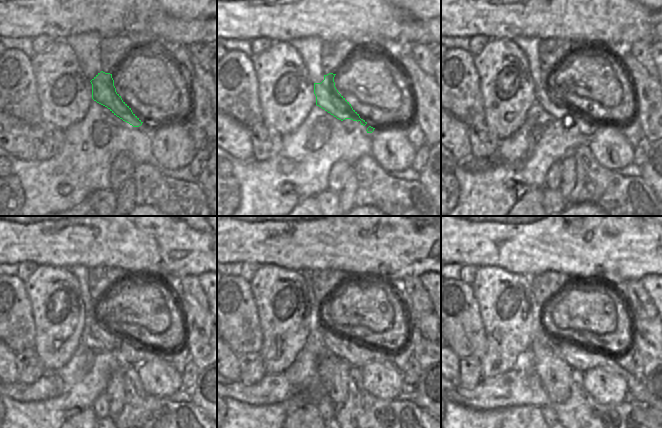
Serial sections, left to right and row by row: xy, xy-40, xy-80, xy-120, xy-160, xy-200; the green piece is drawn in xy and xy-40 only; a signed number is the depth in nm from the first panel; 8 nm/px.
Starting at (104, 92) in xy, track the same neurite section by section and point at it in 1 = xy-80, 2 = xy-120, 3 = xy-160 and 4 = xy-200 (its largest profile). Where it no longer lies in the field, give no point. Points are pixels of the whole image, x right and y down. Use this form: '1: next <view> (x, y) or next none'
1: next xy-80 (546, 96)
2: next xy-120 (128, 350)
3: next xy-160 (357, 354)
4: next xy-200 (579, 356)

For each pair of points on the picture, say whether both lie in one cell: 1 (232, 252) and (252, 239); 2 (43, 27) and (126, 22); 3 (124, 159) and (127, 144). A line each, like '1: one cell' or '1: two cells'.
1: one cell
2: one cell
3: two cells

